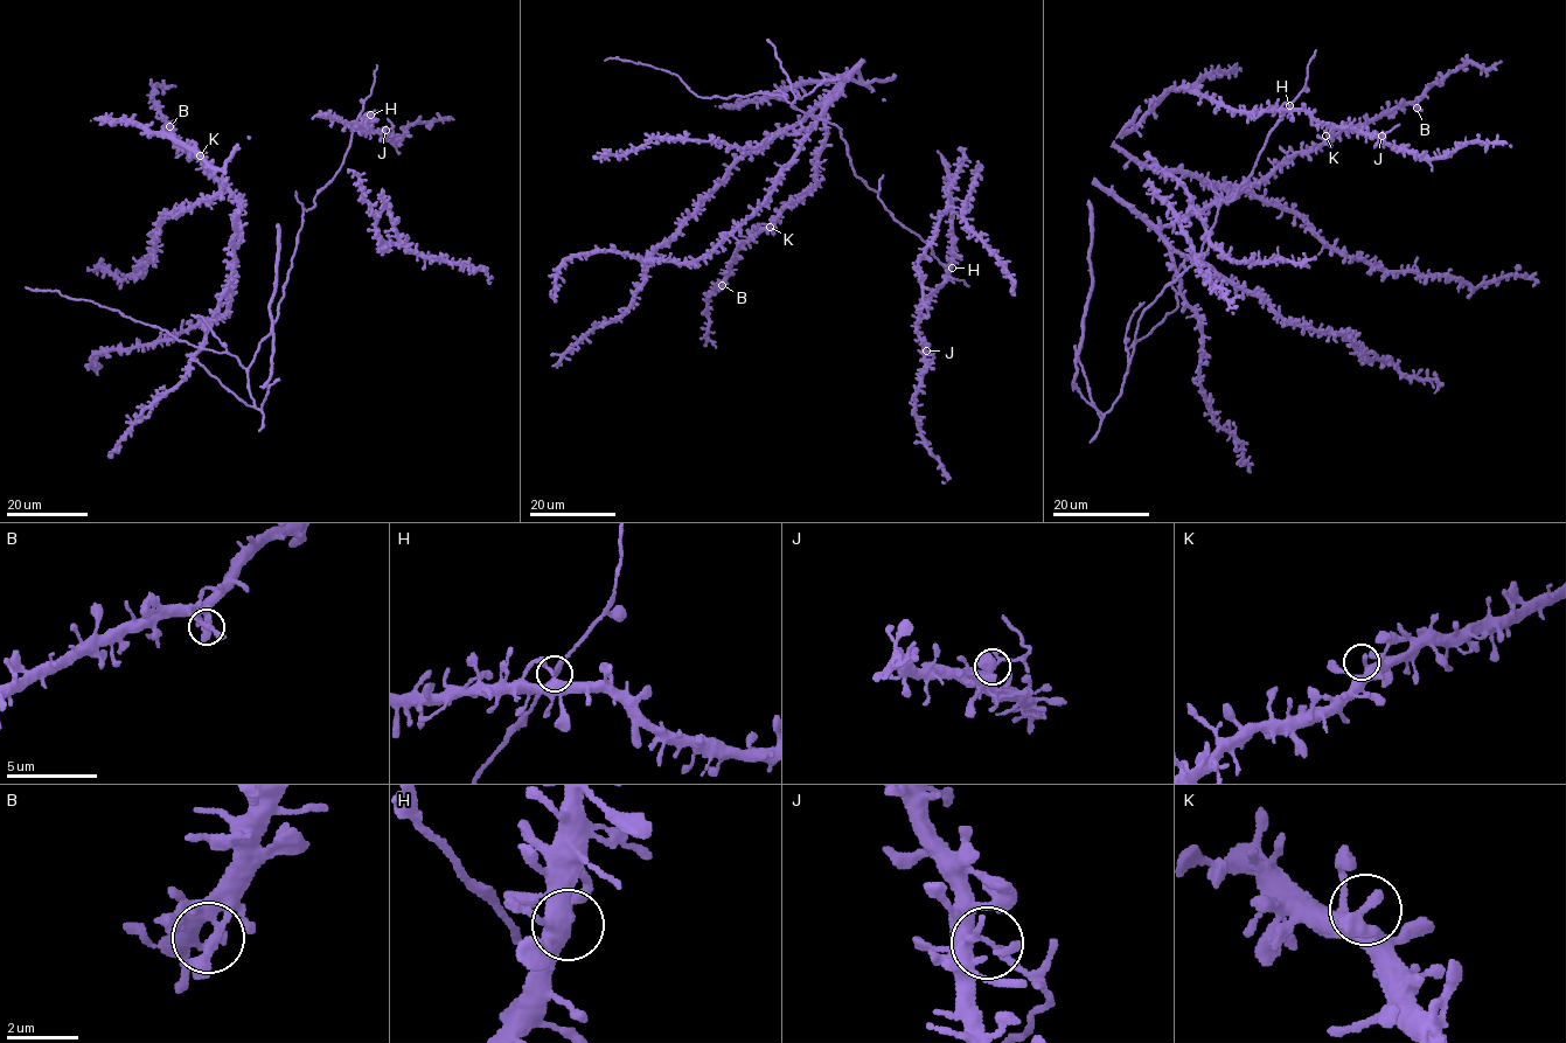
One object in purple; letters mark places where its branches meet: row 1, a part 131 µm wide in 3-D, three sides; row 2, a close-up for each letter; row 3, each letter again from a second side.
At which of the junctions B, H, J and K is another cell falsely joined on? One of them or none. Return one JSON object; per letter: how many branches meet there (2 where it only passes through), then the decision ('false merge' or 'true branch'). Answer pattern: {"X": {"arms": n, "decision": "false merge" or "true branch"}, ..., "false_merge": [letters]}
{"B": {"arms": 2, "decision": "true branch"}, "H": {"arms": 2, "decision": "true branch"}, "J": {"arms": 2, "decision": "false merge"}, "K": {"arms": 2, "decision": "true branch"}, "false_merge": ["J"]}

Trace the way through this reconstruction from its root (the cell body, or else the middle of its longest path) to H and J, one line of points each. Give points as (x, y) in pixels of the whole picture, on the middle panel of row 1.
H: (791, 105), (837, 125), (856, 175), (877, 192), (892, 217), (919, 235), (930, 244), (939, 261), (952, 268)
J: (791, 105), (837, 125), (856, 175), (949, 266), (946, 282), (919, 315), (918, 335), (926, 350)

